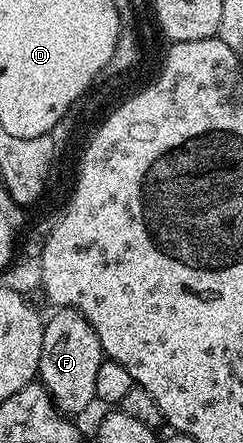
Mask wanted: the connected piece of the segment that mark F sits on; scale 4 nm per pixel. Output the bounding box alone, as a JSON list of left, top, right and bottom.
[38,308,106,413]

